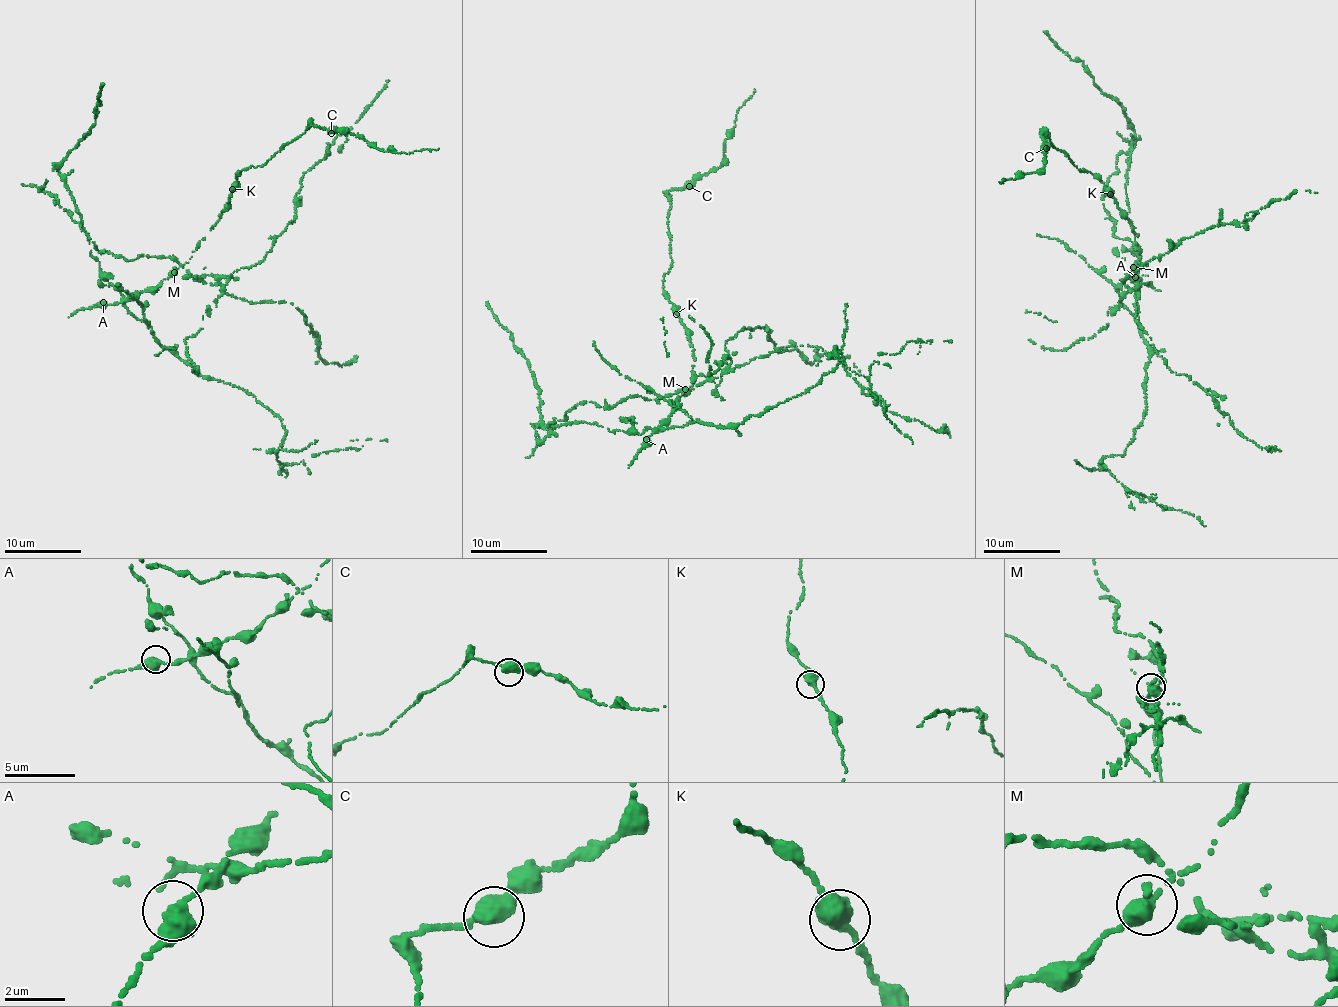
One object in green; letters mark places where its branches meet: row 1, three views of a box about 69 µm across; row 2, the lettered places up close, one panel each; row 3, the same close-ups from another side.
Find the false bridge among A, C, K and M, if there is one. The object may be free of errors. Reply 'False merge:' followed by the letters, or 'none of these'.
False merge: M

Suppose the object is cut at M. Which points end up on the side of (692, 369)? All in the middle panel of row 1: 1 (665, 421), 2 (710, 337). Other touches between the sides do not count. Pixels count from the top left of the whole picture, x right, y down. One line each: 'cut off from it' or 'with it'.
1: with it
2: cut off from it

